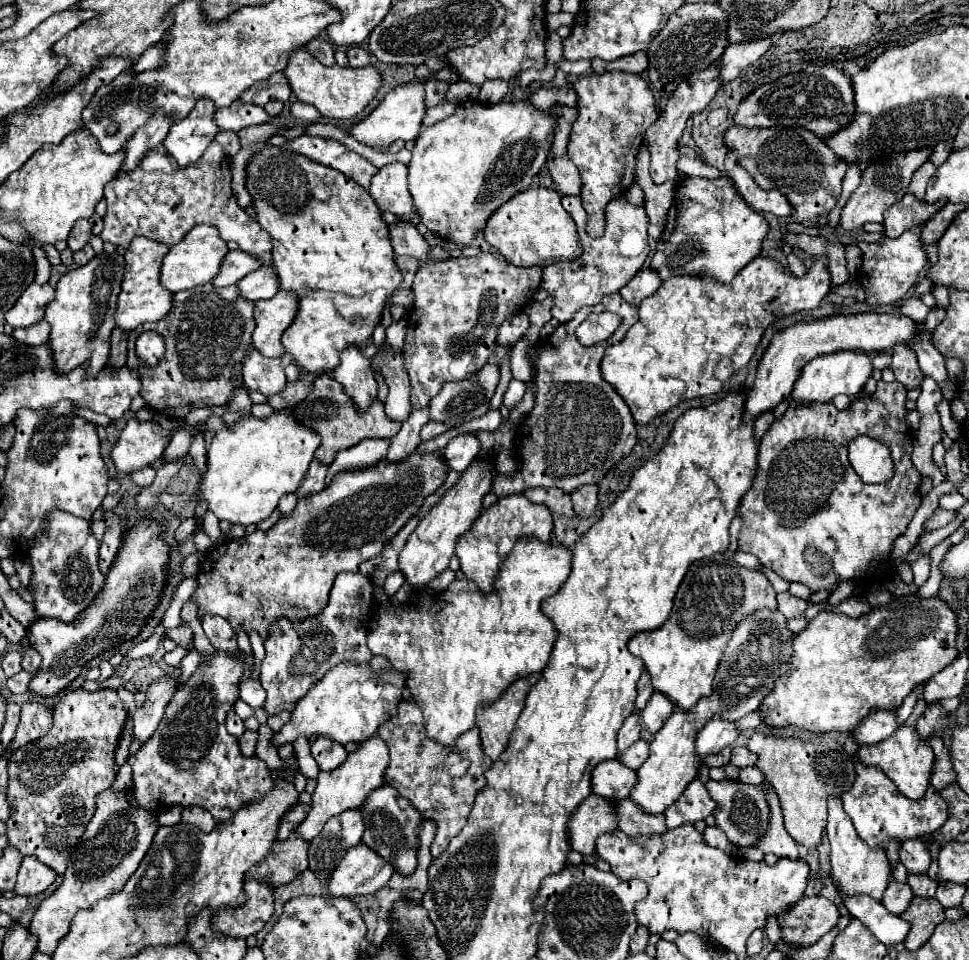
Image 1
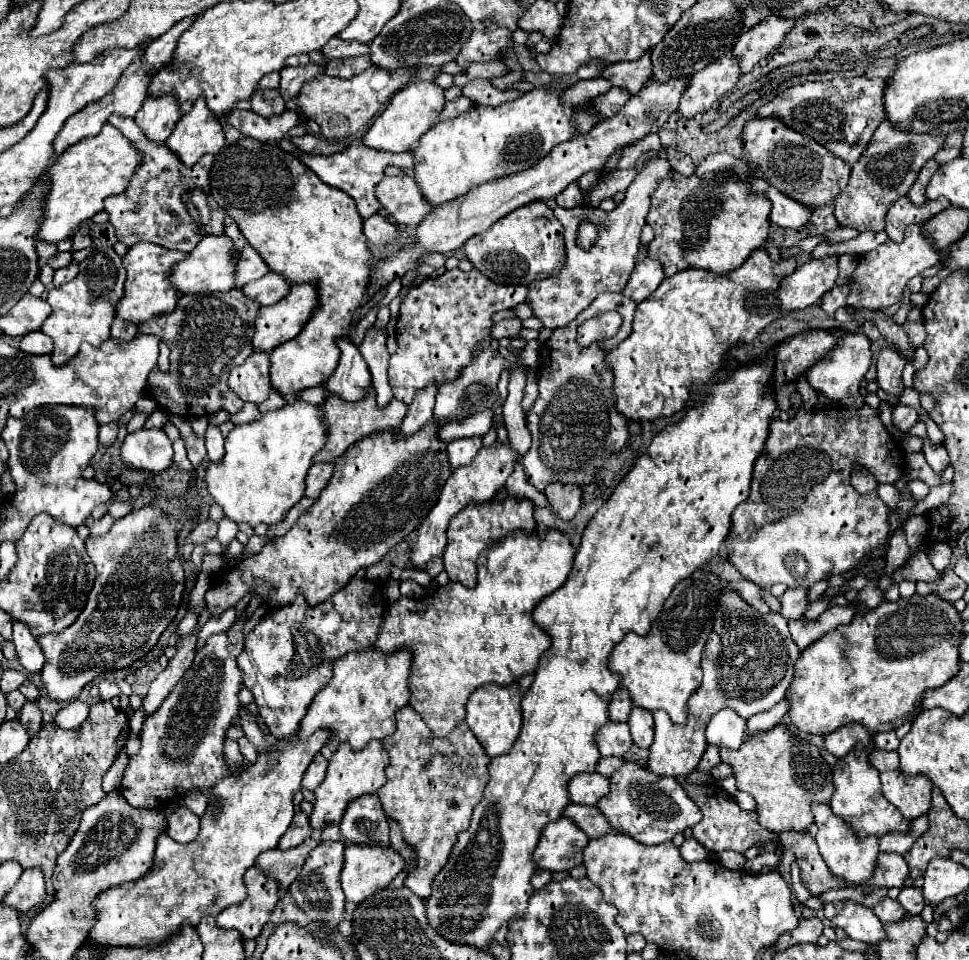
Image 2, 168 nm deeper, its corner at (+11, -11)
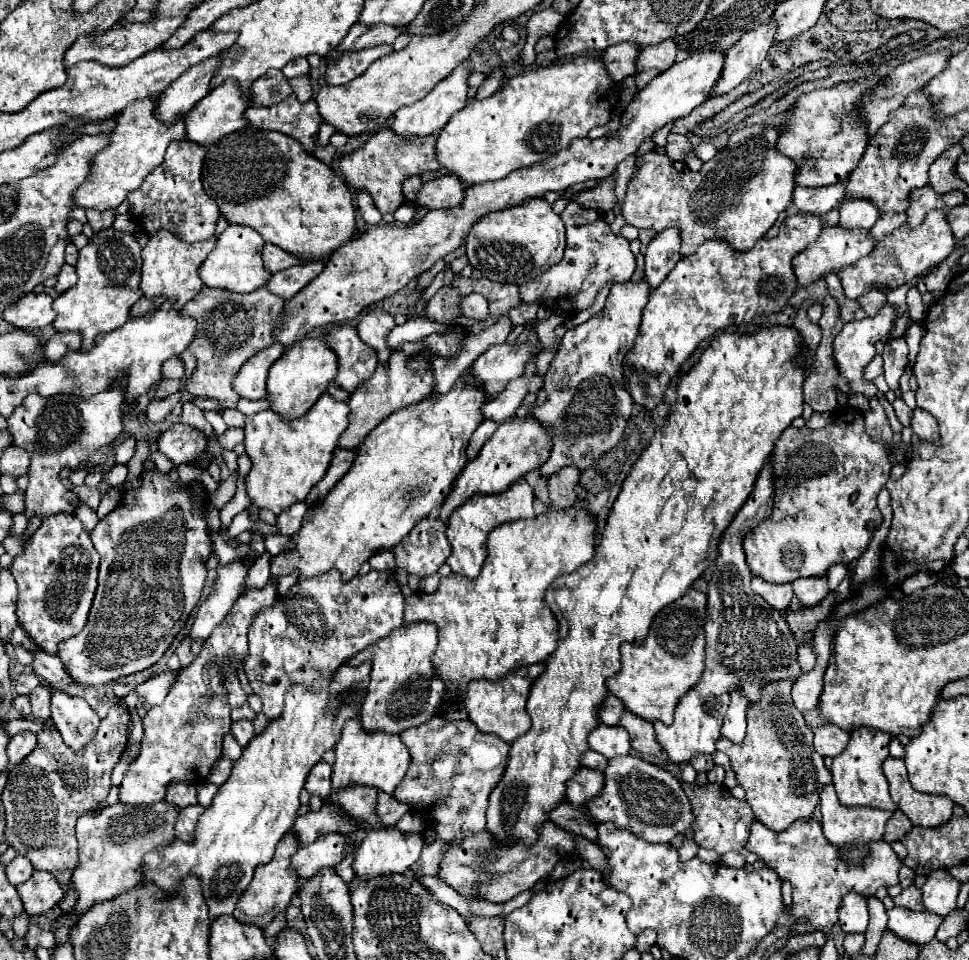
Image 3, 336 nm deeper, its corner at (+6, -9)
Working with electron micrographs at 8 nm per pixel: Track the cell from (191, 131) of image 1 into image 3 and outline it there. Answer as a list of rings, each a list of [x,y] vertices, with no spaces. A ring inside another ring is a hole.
[[[226,80],[220,86],[216,86],[214,90],[210,90],[186,116],[184,116],[184,124],[186,124],[186,136],[190,142],[200,144],[200,146],[212,146],[216,144],[220,138],[246,128],[248,122],[244,118],[244,110],[250,106],[250,100],[240,94],[240,90],[236,90],[236,82]]]

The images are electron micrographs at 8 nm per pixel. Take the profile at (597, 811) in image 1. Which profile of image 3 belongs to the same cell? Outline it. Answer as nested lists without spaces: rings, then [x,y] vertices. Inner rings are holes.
[[[550,820],[546,822],[546,826],[540,828],[540,836],[536,844],[528,850],[524,846],[500,848],[492,842],[492,836],[488,832],[464,834],[462,844],[444,852],[442,880],[448,886],[452,886],[458,894],[470,896],[472,892],[478,892],[478,894],[484,894],[486,900],[500,904],[532,888],[538,880],[546,878],[552,872],[552,868],[572,852],[576,852],[576,836],[552,824]]]

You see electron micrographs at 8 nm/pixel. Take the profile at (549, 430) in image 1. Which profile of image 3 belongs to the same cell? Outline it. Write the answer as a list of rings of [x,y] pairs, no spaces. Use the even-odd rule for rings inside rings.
[[[644,280],[636,284],[614,284],[604,310],[584,324],[566,330],[562,336],[554,360],[544,376],[544,392],[548,398],[542,406],[536,406],[530,412],[530,416],[536,418],[540,426],[548,426],[546,430],[552,434],[550,458],[538,468],[542,476],[550,478],[564,466],[586,470],[622,440],[634,408],[634,400],[624,388],[622,364],[626,352],[634,346],[648,296],[650,286]]]

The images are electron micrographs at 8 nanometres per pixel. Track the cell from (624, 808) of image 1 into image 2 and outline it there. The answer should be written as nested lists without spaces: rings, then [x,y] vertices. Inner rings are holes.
[[[569,802],[563,810],[563,816],[567,816],[579,828],[583,828],[583,832],[589,838],[597,838],[597,836],[603,836],[607,832],[617,832],[615,828],[609,826],[609,822],[603,818],[603,814],[597,810],[597,806],[583,806],[583,804]]]

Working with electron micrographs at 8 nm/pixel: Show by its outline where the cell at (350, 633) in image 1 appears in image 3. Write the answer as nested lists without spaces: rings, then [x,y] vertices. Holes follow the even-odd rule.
[[[334,570],[316,578],[308,578],[304,582],[296,582],[290,592],[270,608],[264,608],[248,630],[248,646],[250,654],[244,662],[244,672],[248,682],[264,702],[262,712],[268,718],[278,718],[282,714],[284,696],[294,684],[302,684],[310,690],[322,692],[330,682],[332,674],[340,668],[340,664],[370,646],[372,642],[388,636],[392,630],[404,624],[404,596],[392,572],[370,570],[366,576],[354,576],[350,582],[342,582],[340,574]]]

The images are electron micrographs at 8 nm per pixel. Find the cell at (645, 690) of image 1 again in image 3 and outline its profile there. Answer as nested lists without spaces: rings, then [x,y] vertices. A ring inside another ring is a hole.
[[[606,696],[604,704],[602,704],[602,710],[600,710],[600,722],[610,722],[610,724],[618,724],[620,718],[622,718],[622,712],[624,712],[624,702],[616,696]]]

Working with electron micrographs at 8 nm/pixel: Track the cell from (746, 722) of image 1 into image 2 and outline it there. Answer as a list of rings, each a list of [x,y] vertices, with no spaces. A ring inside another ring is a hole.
[[[783,698],[779,704],[775,704],[775,708],[771,708],[771,710],[767,710],[767,712],[763,712],[763,714],[757,714],[757,716],[751,716],[749,720],[747,720],[747,732],[759,732],[759,730],[769,730],[769,728],[773,728],[775,724],[779,724],[781,722],[781,718],[789,712],[789,700],[787,698]]]

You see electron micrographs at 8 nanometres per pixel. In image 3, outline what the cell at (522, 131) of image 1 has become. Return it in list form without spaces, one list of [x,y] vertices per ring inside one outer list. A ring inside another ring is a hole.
[[[580,56],[540,66],[540,70],[508,78],[506,86],[494,96],[476,100],[456,112],[436,140],[436,158],[462,184],[500,180],[512,170],[532,166],[568,148],[570,140],[606,124],[610,106],[616,102],[616,82],[608,78],[600,56]]]

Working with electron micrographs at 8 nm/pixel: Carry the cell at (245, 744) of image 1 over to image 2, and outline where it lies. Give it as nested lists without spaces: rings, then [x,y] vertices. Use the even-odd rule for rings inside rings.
[[[245,736],[239,738],[239,750],[241,750],[241,754],[245,756],[245,760],[247,760],[249,764],[253,764],[253,762],[257,760],[257,748],[255,748],[249,740],[245,740]]]

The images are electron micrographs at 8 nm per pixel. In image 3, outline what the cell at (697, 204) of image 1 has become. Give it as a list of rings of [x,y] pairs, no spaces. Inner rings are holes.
[[[750,126],[738,130],[730,136],[728,146],[718,150],[718,154],[710,162],[704,162],[698,172],[688,170],[682,162],[674,162],[668,156],[646,152],[642,156],[642,166],[636,178],[628,184],[622,208],[626,222],[636,228],[654,228],[656,232],[664,232],[666,228],[678,228],[682,258],[694,254],[696,248],[708,238],[722,240],[734,250],[750,250],[774,226],[776,218],[788,208],[788,204],[792,202],[792,190],[796,186],[796,166],[788,156],[776,154],[776,138],[778,130],[772,126]]]

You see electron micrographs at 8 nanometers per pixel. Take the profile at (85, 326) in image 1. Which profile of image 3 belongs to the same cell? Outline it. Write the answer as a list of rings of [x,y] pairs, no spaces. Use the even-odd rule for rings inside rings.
[[[104,228],[90,238],[90,244],[80,250],[80,258],[76,264],[78,282],[60,294],[54,300],[56,332],[80,332],[82,346],[80,350],[90,350],[92,342],[98,334],[112,332],[120,328],[128,320],[130,306],[142,298],[140,294],[140,244],[132,234],[118,232],[114,228]]]

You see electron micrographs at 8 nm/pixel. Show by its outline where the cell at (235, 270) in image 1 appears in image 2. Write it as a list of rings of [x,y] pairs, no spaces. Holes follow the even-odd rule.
[[[249,244],[235,258],[235,264],[237,264],[237,272],[235,272],[237,288],[243,288],[243,284],[247,284],[251,280],[257,280],[257,278],[261,278],[261,276],[265,276],[269,272],[265,260]]]

